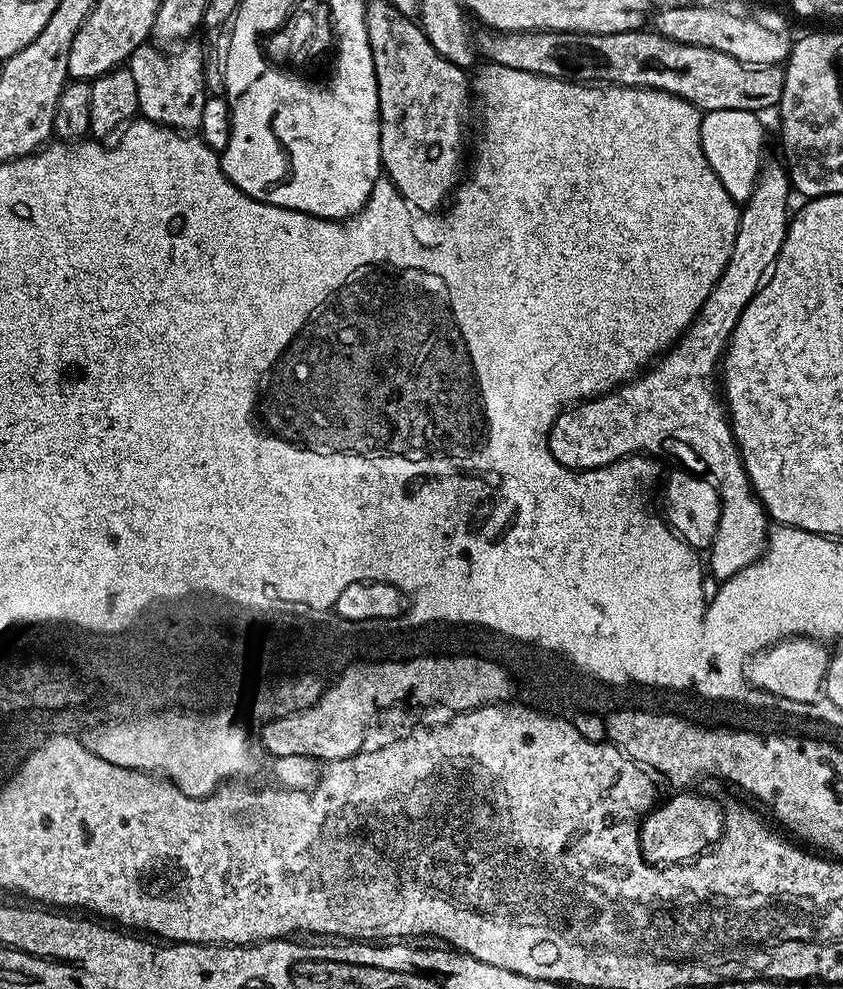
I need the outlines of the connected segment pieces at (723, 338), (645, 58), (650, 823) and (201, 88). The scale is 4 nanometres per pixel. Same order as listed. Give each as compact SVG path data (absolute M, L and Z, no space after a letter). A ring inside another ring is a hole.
M768 162L761 163L760 173L756 179L750 198L743 201L740 209L740 221L738 222L738 234L734 238L734 250L730 250L730 262L726 266L726 270L722 270L722 274L718 278L718 282L714 286L714 290L710 290L710 294L706 298L706 302L700 307L700 312L692 319L692 325L682 333L679 340L667 349L653 363L651 366L644 369L639 376L635 377L627 384L619 385L612 389L610 392L605 392L602 396L594 396L590 400L582 400L579 404L572 405L571 408L564 409L560 413L560 417L552 423L551 430L548 431L548 449L550 454L554 454L554 458L562 466L567 468L574 468L583 470L585 468L607 468L608 465L625 460L627 456L635 456L637 454L647 454L653 458L660 458L660 455L673 456L676 460L681 460L683 467L691 472L694 476L702 476L716 487L716 492L720 496L720 517L718 518L718 530L714 534L714 542L712 543L710 551L706 556L706 568L709 573L712 572L717 576L717 581L723 582L730 579L734 574L738 574L738 570L742 570L746 566L750 566L757 560L762 553L764 553L764 545L768 543L768 534L770 531L770 517L764 510L763 504L760 499L756 497L755 492L752 491L752 484L748 481L748 475L744 469L744 463L740 457L740 451L736 445L736 439L732 433L732 422L728 418L726 405L722 399L721 393L718 391L718 369L721 367L725 351L728 347L728 341L732 339L734 334L734 326L738 326L738 318L742 318L742 310L746 310L746 306L750 302L750 298L754 298L754 294L760 289L761 284L764 283L771 267L775 264L778 254L782 250L782 242L788 233L788 221L790 219L790 211L788 212L788 192L790 193L790 185L788 182L788 169L783 163L768 164Z
M480 30L475 33L474 43L477 53L490 64L510 66L510 70L526 70L546 78L575 80L578 84L657 88L690 102L701 113L746 110L764 114L767 108L775 109L779 105L784 85L783 67L743 64L730 54L722 54L713 48L674 42L655 30L644 31L582 34Z
M680 790L677 796L672 796L668 801L657 803L647 816L639 821L640 826L640 852L644 855L647 864L667 866L669 864L682 864L691 862L697 856L708 851L713 844L723 835L724 816L721 805L708 804L704 796L691 796L688 790Z
M152 42L138 46L126 67L134 74L134 83L138 86L139 115L165 128L199 129L202 110L210 95L204 81L205 63L205 49L200 49L196 42L185 43L175 50L165 50Z

